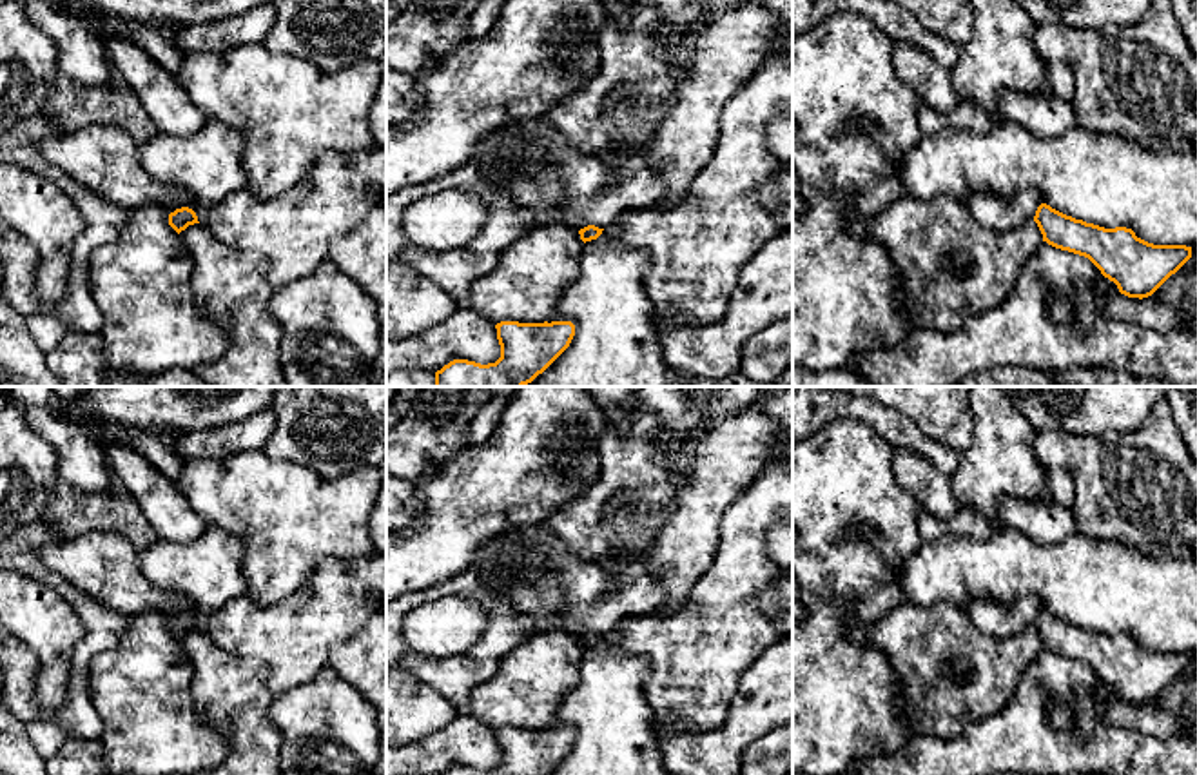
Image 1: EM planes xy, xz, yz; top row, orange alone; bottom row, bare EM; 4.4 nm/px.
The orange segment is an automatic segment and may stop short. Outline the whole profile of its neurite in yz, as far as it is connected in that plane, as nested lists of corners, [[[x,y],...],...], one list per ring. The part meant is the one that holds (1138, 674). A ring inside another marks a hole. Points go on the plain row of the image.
[[[1046,610],[1037,613],[1034,628],[1043,648],[1088,664],[1128,704],[1152,702],[1192,664],[1192,653],[1153,652],[1137,644],[1132,635],[1105,635],[1066,623]]]

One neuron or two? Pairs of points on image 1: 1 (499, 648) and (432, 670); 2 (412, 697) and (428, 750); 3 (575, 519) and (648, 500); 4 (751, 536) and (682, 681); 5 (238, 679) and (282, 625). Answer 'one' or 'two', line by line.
1: one
2: two
3: one
4: one
5: two

